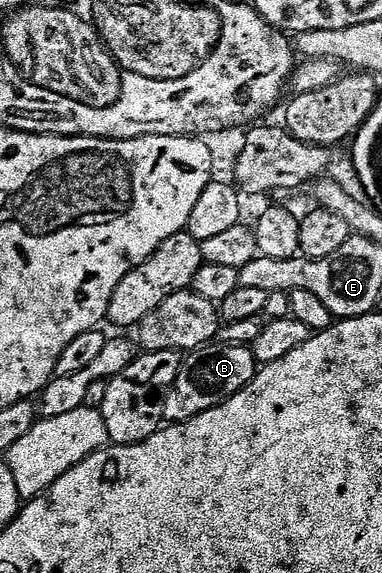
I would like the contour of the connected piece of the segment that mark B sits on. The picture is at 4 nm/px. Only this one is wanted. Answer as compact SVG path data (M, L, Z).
M212 342L204 347L186 353L180 359L177 378L163 399L163 418L167 424L180 424L205 414L218 404L225 404L233 394L237 394L249 382L253 382L257 371L255 356L250 347L242 344L221 344Z

